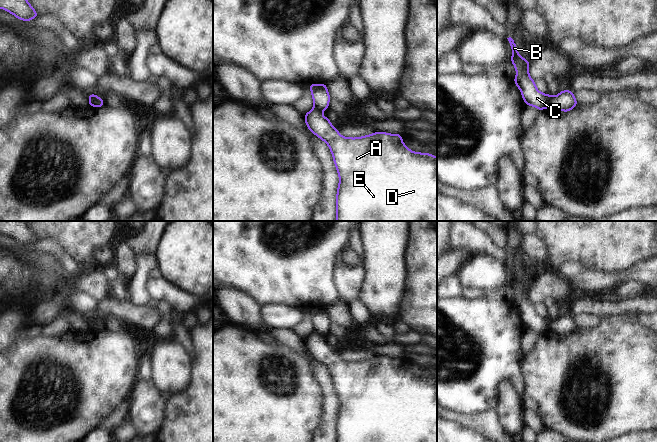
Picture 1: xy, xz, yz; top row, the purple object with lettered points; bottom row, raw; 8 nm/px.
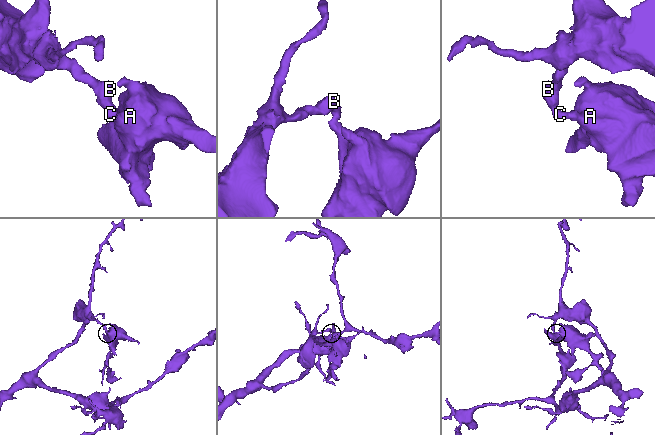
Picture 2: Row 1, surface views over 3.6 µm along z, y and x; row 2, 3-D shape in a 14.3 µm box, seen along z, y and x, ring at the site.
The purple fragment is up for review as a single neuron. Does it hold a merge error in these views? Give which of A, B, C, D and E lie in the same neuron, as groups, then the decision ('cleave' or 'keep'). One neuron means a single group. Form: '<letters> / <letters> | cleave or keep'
A D E / B C | cleave

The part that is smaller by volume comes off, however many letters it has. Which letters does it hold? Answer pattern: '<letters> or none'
A, D, E

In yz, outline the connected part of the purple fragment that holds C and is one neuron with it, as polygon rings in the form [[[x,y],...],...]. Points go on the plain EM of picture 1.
[[[511,261],[507,263],[513,276],[510,285],[514,288],[517,295],[517,299],[513,304],[522,317],[524,327],[529,330],[535,330],[538,334],[550,331],[550,319],[539,316],[536,312],[535,305],[533,305],[529,300],[528,295],[530,285],[518,279],[517,270]]]

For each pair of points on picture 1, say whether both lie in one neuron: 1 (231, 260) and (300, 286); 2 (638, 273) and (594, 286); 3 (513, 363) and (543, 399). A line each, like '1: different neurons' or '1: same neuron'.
1: same neuron
2: same neuron
3: different neurons

